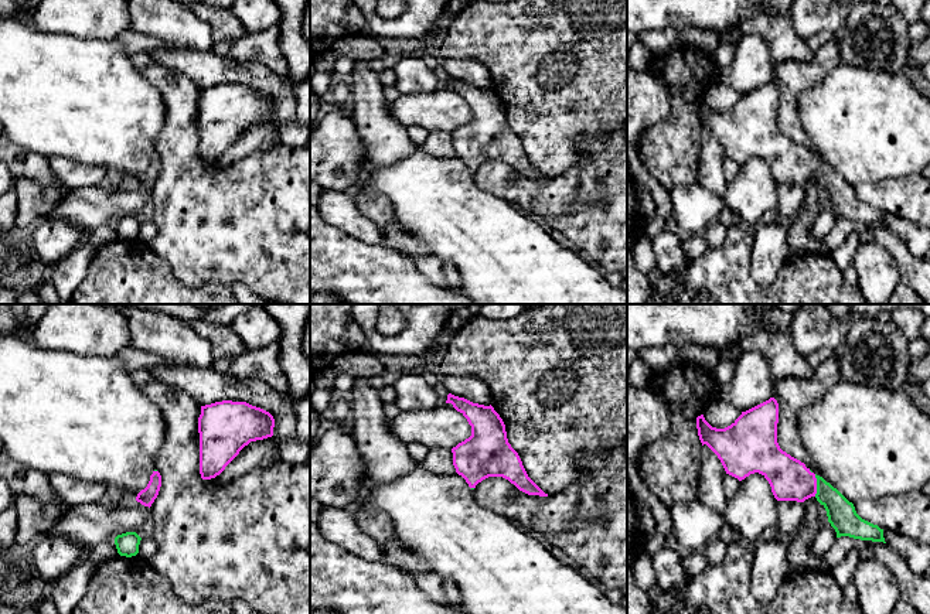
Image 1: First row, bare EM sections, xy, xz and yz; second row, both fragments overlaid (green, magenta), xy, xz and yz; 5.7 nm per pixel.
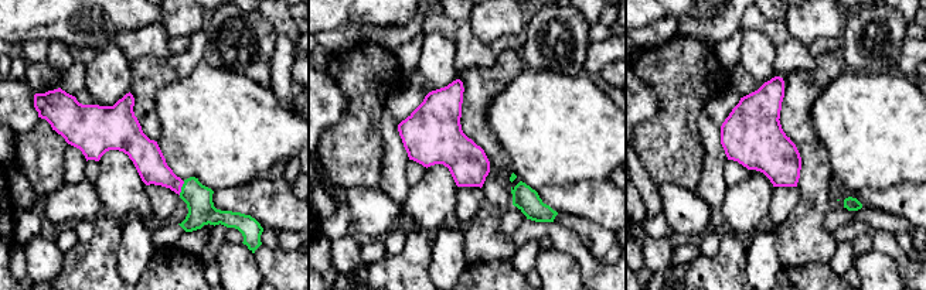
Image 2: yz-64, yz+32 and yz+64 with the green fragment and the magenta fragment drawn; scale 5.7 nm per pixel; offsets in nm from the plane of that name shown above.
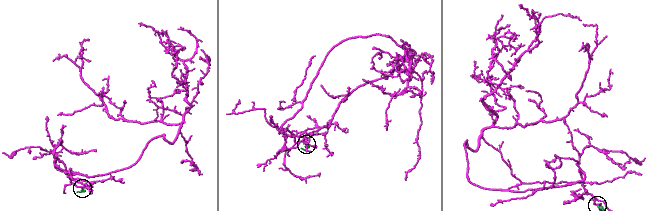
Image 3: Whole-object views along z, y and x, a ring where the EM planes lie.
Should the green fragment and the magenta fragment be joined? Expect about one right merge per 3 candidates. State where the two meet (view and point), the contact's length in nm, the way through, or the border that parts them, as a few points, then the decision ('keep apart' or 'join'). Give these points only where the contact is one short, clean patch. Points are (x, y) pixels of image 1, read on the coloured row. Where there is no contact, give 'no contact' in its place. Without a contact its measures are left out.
meets green in yz at (817, 485); contact 130 nm long; runs through yz (842, 517), (837, 505), (817, 485), (790, 480); join

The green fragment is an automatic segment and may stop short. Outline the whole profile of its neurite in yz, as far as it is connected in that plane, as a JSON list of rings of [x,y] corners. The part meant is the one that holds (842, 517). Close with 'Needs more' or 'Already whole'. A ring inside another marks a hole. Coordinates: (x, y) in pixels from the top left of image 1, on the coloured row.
[[[774,398],[742,412],[728,427],[712,427],[696,417],[699,440],[721,460],[726,474],[745,480],[762,474],[777,501],[797,501],[815,497],[825,508],[837,538],[885,542],[883,529],[862,519],[852,502],[804,463],[783,451],[777,443],[779,403]]]. Needs more

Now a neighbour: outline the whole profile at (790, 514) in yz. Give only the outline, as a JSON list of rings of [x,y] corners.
[[[779,501],[777,502],[777,532],[794,533],[805,515],[804,502]]]

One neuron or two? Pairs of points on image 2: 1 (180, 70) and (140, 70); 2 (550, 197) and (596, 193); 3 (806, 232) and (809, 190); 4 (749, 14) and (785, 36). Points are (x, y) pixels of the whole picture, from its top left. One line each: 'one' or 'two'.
1: one
2: one
3: one
4: one

